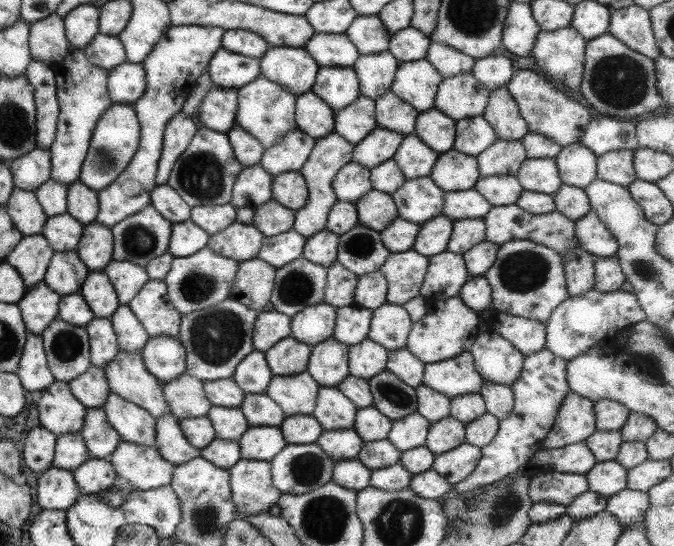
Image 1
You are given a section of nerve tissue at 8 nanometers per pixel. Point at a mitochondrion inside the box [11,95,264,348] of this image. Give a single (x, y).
(201, 175)

